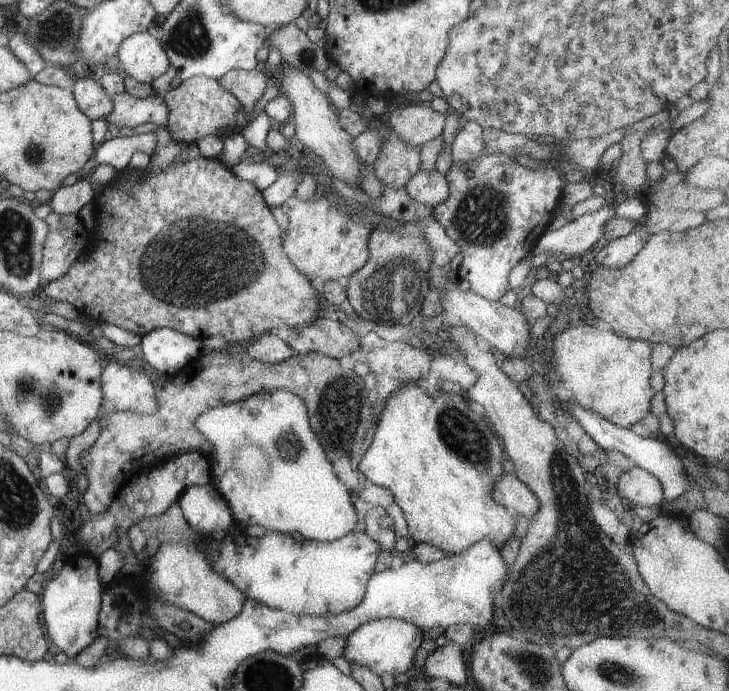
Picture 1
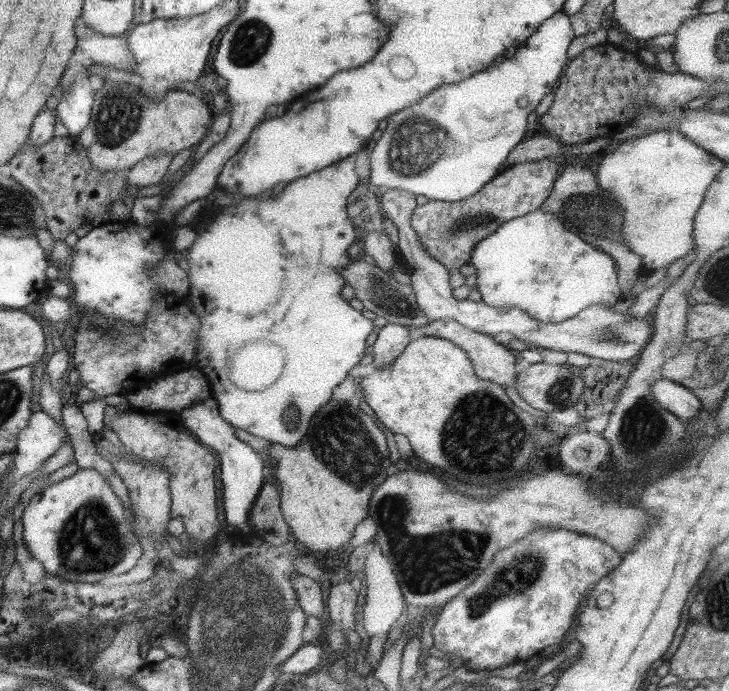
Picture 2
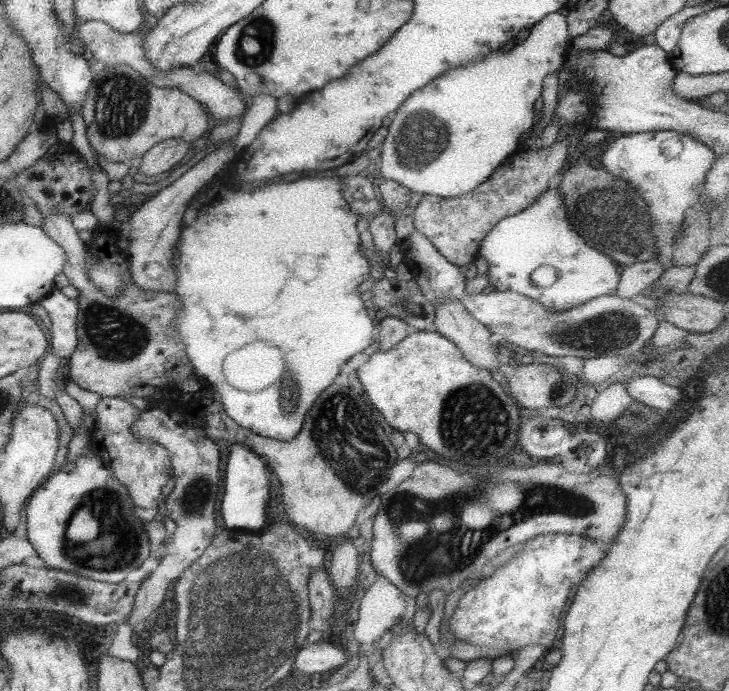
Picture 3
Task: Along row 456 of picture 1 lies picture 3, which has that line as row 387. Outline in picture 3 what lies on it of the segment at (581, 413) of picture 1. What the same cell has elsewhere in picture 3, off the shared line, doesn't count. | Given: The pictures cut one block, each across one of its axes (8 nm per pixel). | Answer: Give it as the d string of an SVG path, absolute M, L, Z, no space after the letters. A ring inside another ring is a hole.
M643 376L643 377L631 377L624 383L627 392L632 400L643 403L645 406L650 406L656 409L658 412L667 412L673 410L677 404L679 404L680 398L683 398L683 394L680 393L679 386L669 385L664 380L657 377Z

